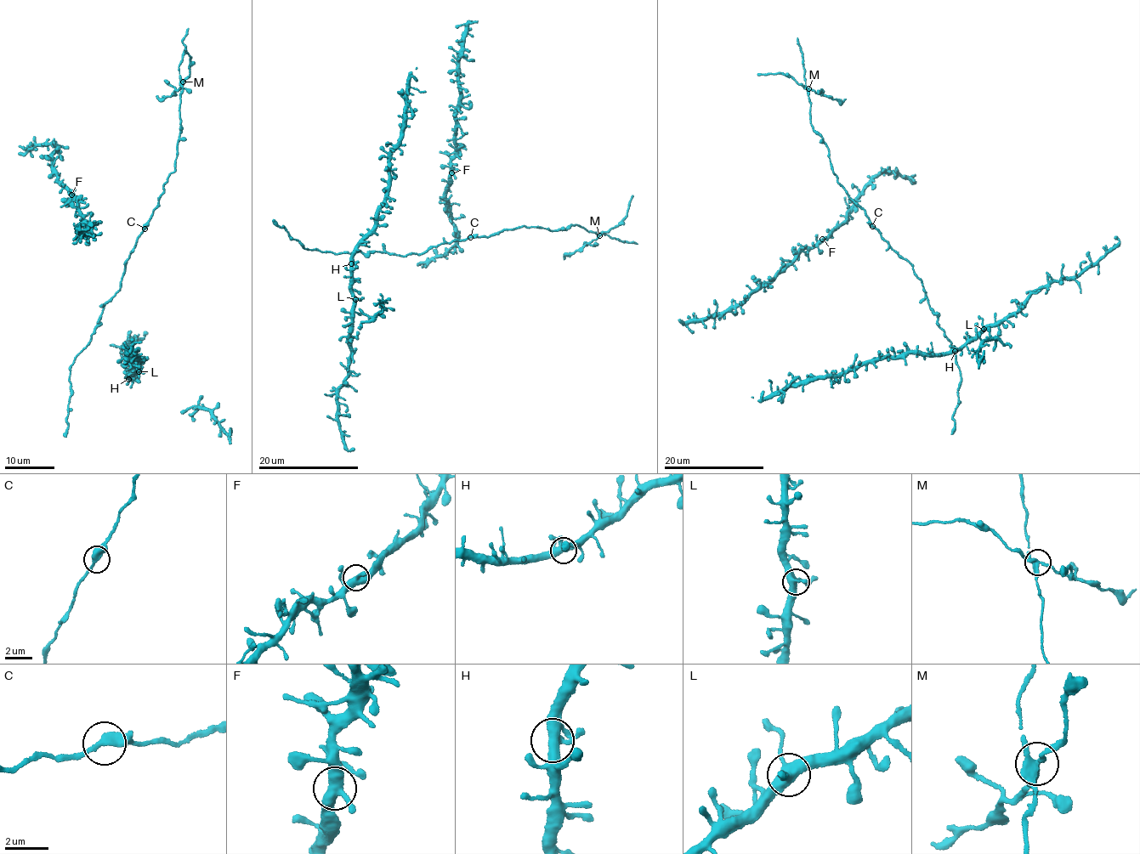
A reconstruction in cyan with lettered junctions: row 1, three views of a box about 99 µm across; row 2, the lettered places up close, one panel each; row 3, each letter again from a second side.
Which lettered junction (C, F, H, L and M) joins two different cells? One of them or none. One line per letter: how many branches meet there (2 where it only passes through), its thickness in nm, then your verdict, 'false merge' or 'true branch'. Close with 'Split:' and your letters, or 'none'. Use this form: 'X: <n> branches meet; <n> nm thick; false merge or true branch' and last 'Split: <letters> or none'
C: 2 branches meet; 380 nm thick; true branch
F: 4 branches meet; 440 nm thick; true branch
H: 5 branches meet; 380 nm thick; true branch
L: 4 branches meet; 360 nm thick; true branch
M: 4 branches meet; 300 nm thick; false merge
Split: M

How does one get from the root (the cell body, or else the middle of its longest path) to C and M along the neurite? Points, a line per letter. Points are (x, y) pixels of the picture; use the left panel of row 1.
C: (120, 285), (127, 260), (144, 229)
M: (120, 285), (136, 240), (157, 207), (167, 177), (175, 169), (183, 82)

